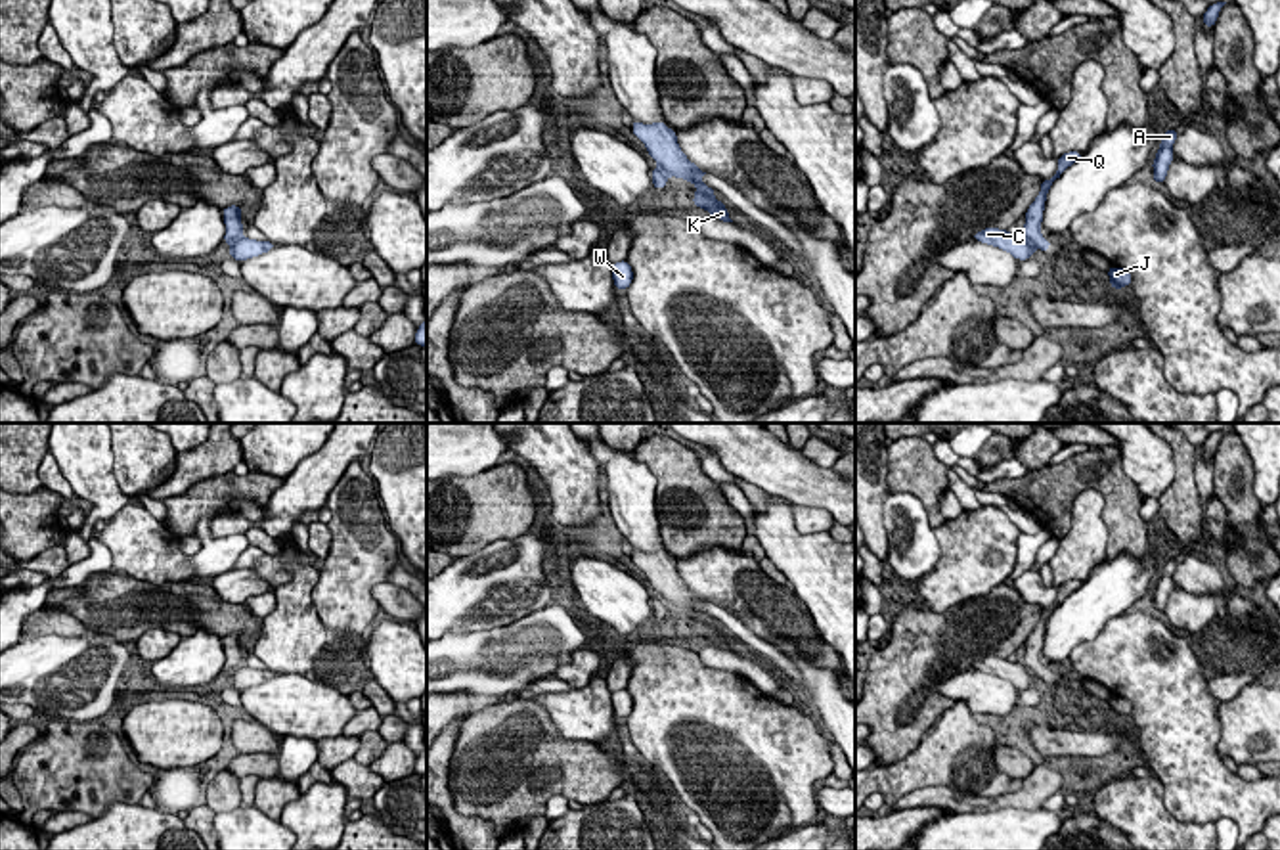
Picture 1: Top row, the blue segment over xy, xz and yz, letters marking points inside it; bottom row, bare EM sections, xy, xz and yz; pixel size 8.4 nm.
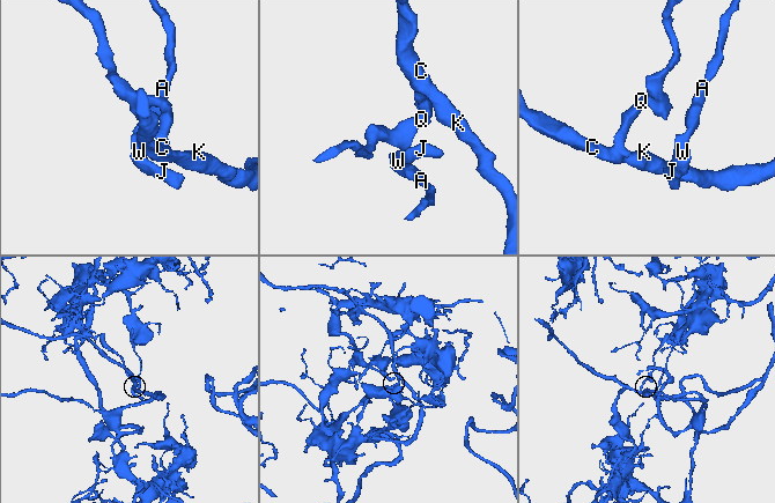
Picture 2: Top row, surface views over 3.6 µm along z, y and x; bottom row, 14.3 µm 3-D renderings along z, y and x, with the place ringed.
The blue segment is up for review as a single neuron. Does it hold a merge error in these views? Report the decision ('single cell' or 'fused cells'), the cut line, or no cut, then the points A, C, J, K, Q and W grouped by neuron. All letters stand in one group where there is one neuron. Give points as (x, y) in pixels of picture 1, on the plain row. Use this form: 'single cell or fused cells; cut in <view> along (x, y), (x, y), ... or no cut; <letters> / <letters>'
single cell; no cut; A C J K Q W

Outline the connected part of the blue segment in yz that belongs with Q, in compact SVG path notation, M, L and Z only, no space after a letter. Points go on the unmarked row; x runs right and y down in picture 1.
M1081 580L1064 582L1062 586L1058 586L1056 603L1050 609L1041 609L1041 620L1024 643L1026 653L1024 653L1022 664L987 655L985 659L976 660L972 664L972 668L999 676L999 678L1010 682L1018 689L1031 687L1035 678L1048 680L1050 670L1041 664L1041 651L1043 651L1047 622L1048 622L1050 615L1054 613L1054 609L1060 607L1068 595L1071 595L1075 590L1079 590L1081 584L1083 584Z

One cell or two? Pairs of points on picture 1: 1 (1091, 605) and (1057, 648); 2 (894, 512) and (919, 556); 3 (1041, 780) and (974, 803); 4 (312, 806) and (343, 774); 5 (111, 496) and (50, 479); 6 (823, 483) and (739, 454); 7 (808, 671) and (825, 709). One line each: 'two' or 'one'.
1: one
2: one
3: one
4: two
5: two
6: one
7: one

